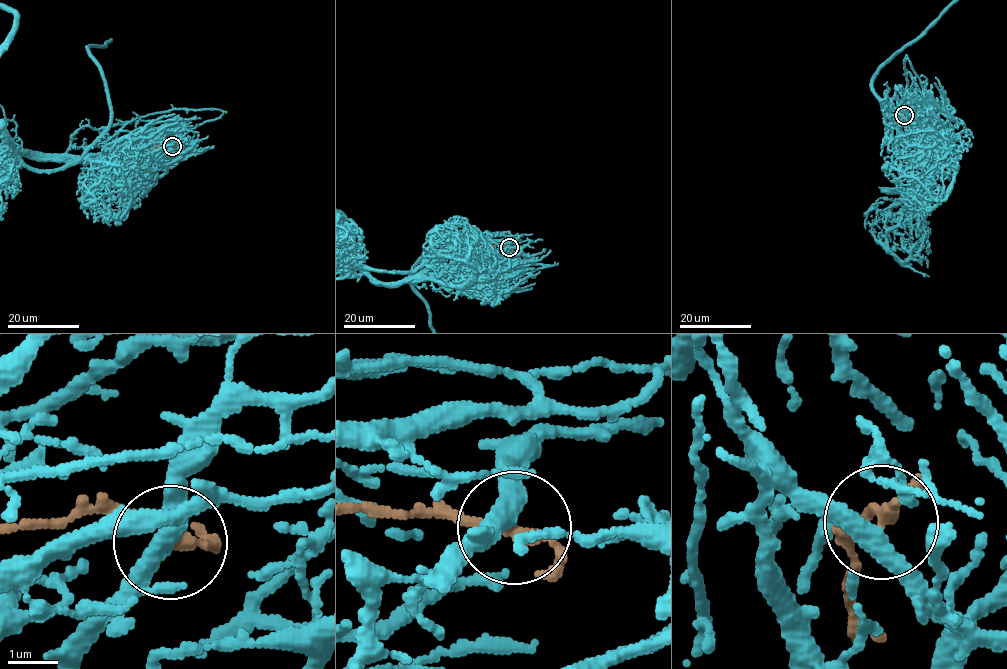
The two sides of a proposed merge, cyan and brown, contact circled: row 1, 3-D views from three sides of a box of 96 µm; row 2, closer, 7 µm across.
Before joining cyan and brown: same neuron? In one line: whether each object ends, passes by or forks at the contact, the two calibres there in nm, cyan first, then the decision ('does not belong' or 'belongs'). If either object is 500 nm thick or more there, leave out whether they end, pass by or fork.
cyan forks there; brown passes by; 280 nm thick on the cyan side, 200 nm on the other; belongs

